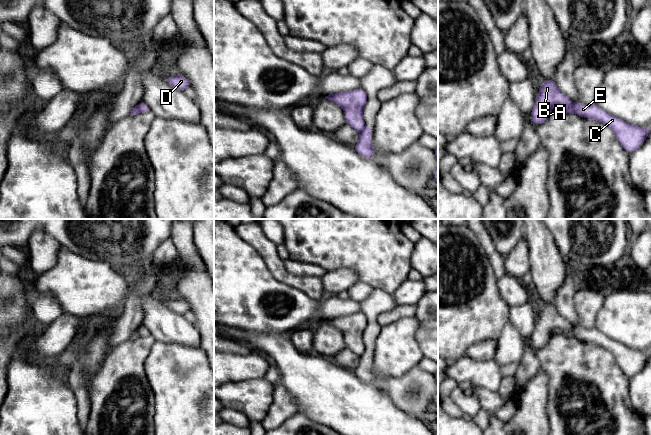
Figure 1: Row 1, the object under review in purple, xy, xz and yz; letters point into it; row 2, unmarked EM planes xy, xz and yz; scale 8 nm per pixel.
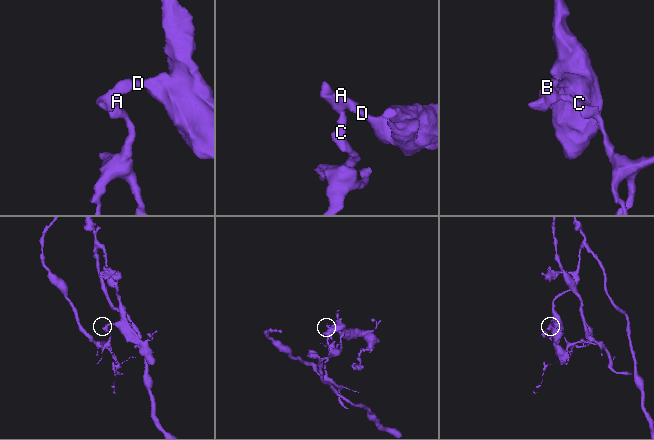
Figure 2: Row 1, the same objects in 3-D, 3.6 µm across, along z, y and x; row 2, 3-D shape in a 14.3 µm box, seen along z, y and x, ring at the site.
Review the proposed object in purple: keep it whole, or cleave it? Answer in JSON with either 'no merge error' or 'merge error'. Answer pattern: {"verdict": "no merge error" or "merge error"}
{"verdict": "merge error"}

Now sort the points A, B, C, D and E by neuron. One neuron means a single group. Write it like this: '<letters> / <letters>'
A B D / C E

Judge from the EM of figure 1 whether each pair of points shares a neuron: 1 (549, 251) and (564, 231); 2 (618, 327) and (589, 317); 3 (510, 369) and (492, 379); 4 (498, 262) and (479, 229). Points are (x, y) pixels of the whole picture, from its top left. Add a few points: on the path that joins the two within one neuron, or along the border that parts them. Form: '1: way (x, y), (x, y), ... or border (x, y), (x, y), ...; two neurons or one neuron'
1: border (546, 229), (552, 236), (561, 257), (565, 261); two neurons
2: border (605, 298), (595, 317), (594, 326); two neurons
3: border (499, 367), (503, 377); two neurons
4: way (493, 254), (484, 237); one neuron

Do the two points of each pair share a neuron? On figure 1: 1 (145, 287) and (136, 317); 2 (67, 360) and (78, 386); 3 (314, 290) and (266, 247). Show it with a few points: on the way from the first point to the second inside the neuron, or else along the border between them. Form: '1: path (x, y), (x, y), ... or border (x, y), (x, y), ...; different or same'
1: path (138, 294), (136, 296), (136, 310); same
2: border (76, 364), (86, 374), (85, 389); different
3: path (300, 282), (290, 279), (273, 261); same

